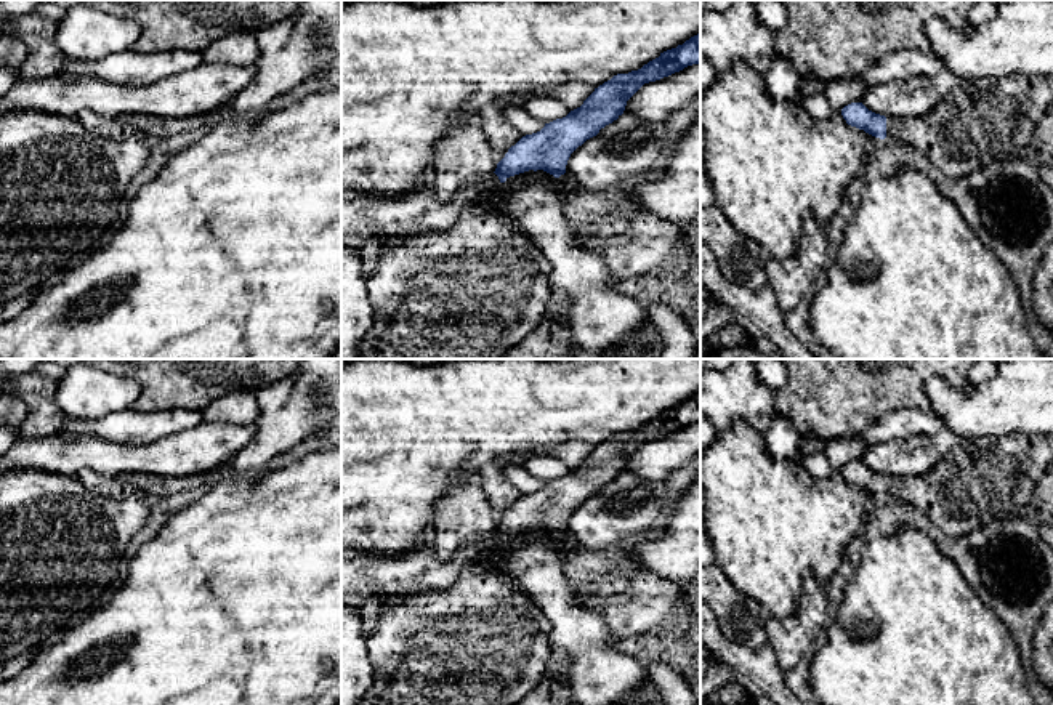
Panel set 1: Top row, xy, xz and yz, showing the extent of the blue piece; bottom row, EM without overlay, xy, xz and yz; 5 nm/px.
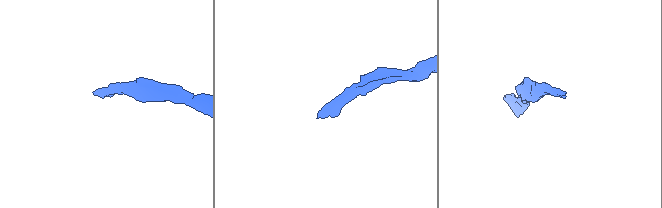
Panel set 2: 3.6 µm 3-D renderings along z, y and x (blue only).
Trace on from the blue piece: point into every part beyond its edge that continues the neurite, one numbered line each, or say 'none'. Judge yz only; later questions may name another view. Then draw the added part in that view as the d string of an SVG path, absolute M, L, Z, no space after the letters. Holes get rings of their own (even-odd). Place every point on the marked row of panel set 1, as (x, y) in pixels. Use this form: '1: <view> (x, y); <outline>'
1: yz (983, 119); M1053 75L970 79L923 117L886 117L885 139L917 149L949 178L966 176L978 165L1019 157L1051 103Z

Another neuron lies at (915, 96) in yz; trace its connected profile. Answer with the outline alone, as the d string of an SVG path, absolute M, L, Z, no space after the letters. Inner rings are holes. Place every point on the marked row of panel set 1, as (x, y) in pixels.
M947 67L934 75L914 75L867 87L861 103L872 112L893 119L918 119L930 114L965 79Z

